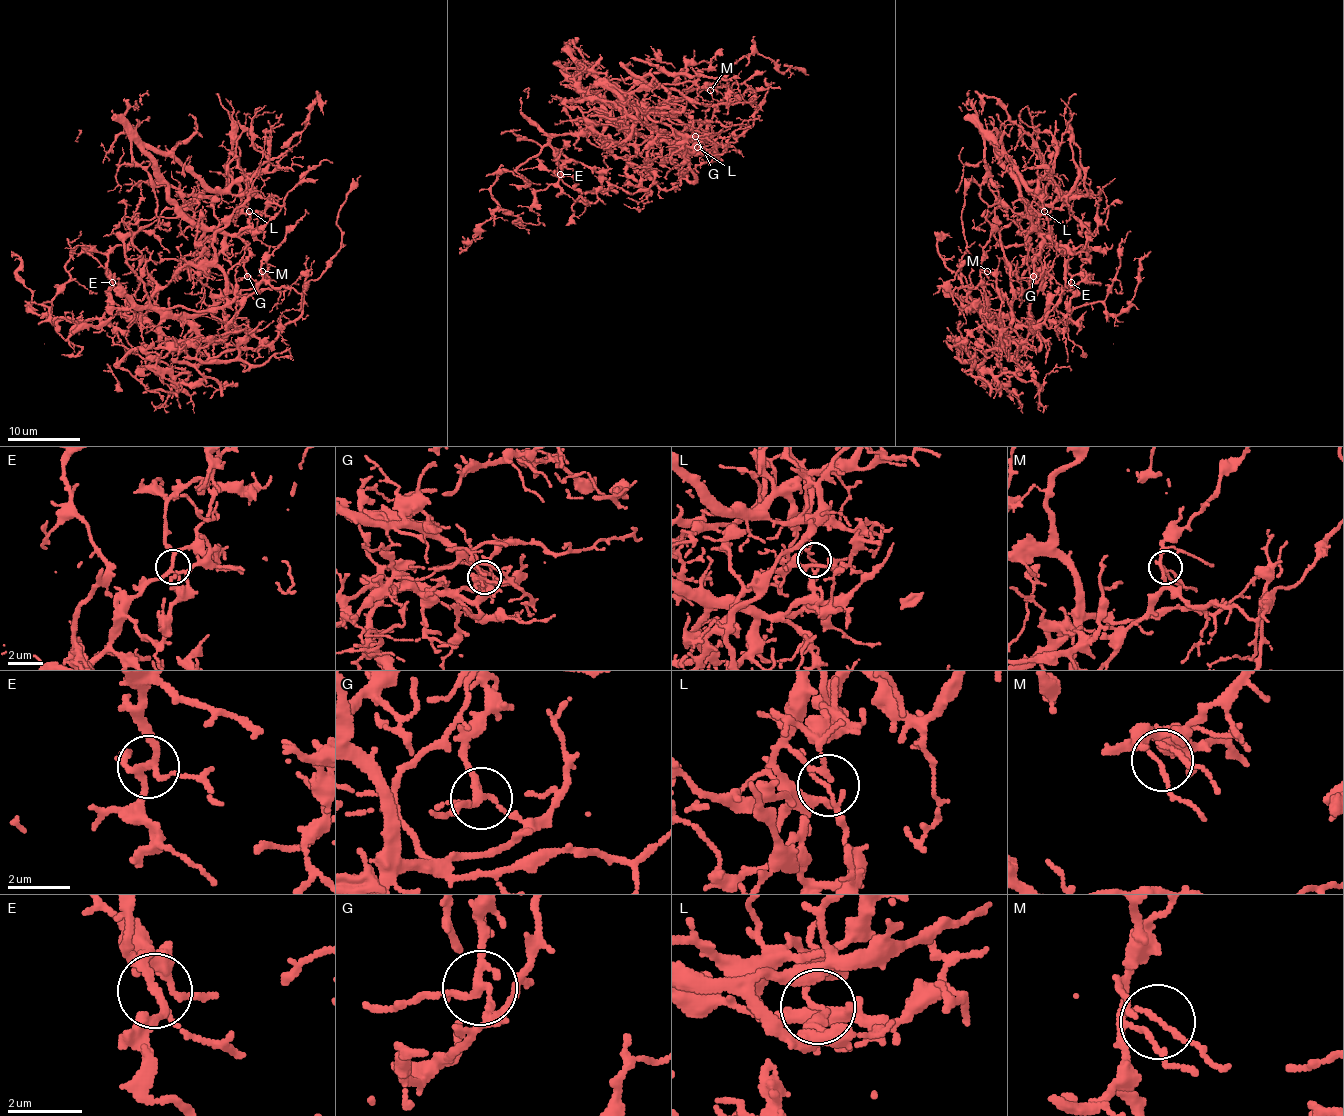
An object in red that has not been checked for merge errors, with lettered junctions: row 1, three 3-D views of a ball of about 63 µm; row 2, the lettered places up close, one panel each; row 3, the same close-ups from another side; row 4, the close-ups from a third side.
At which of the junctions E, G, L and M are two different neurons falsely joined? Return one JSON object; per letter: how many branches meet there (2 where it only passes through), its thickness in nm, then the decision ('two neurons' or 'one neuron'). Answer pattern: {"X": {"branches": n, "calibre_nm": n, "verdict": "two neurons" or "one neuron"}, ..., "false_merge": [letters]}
{"E": {"branches": 4, "calibre_nm": 190, "verdict": "one neuron"}, "G": {"branches": 4, "calibre_nm": 190, "verdict": "two neurons"}, "L": {"branches": 3, "calibre_nm": 90, "verdict": "two neurons"}, "M": {"branches": 2, "calibre_nm": 120, "verdict": "one neuron"}, "false_merge": ["G", "L"]}

